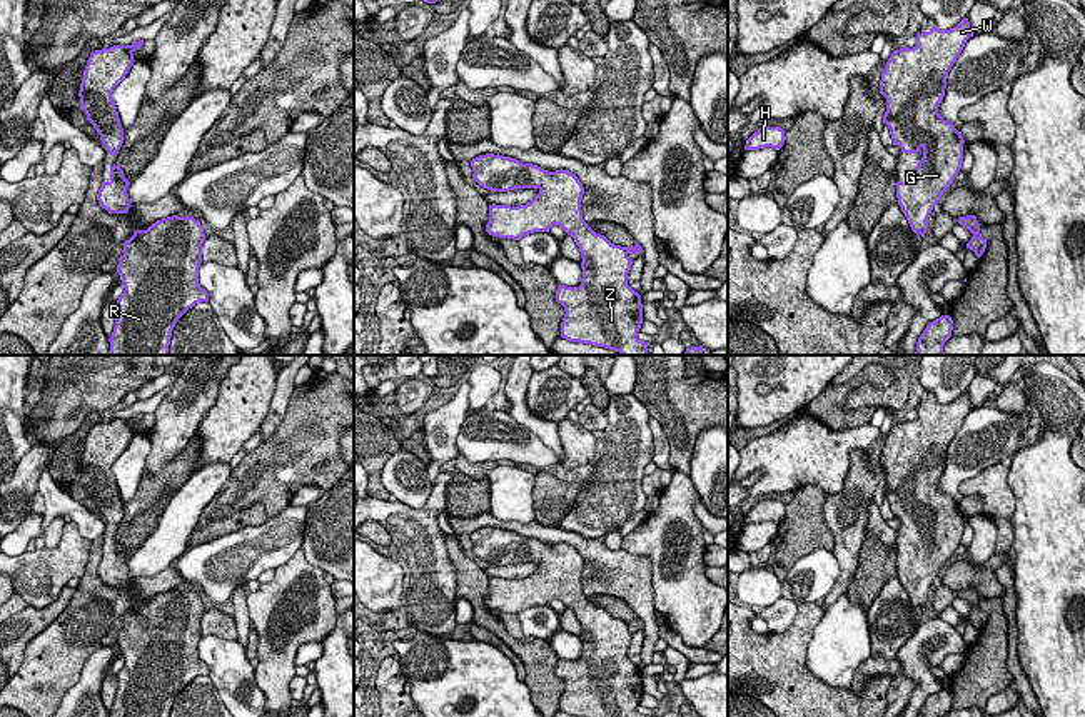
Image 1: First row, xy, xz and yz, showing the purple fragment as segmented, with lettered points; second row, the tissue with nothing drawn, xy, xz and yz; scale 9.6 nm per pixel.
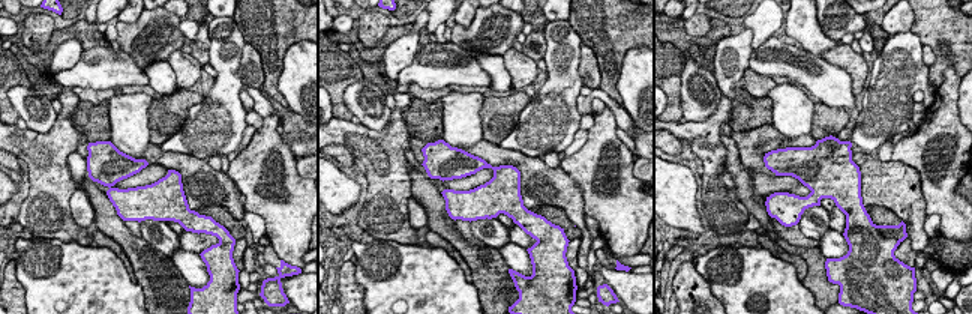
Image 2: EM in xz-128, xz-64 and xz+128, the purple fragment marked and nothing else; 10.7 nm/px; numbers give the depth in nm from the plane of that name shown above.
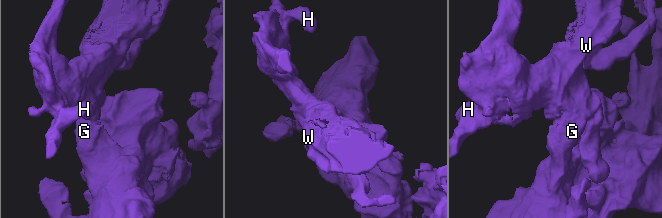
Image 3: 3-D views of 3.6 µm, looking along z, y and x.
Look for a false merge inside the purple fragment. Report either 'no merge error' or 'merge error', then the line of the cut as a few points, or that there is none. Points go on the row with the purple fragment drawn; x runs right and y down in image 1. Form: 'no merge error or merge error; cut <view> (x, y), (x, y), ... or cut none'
no merge error; cut none

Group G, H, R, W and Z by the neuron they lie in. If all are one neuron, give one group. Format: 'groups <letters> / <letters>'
groups G H R W Z

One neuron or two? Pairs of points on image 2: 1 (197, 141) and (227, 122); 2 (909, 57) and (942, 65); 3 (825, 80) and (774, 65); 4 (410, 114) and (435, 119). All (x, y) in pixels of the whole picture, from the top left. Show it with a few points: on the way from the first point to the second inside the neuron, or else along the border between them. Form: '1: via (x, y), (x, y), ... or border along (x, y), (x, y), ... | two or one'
1: via (204, 141), (219, 128) | one
2: border along (927, 68), (930, 80) | two
3: via (813, 75), (786, 65) | one
4: via (416, 113), (429, 113) | one

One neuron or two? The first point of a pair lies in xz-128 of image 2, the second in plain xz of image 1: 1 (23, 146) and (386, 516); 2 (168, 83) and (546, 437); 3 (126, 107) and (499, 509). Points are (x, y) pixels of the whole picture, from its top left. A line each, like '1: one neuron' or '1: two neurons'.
1: one neuron
2: one neuron
3: one neuron

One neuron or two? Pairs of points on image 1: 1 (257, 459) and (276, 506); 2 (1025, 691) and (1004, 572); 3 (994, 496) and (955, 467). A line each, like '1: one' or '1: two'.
1: one
2: one
3: two

